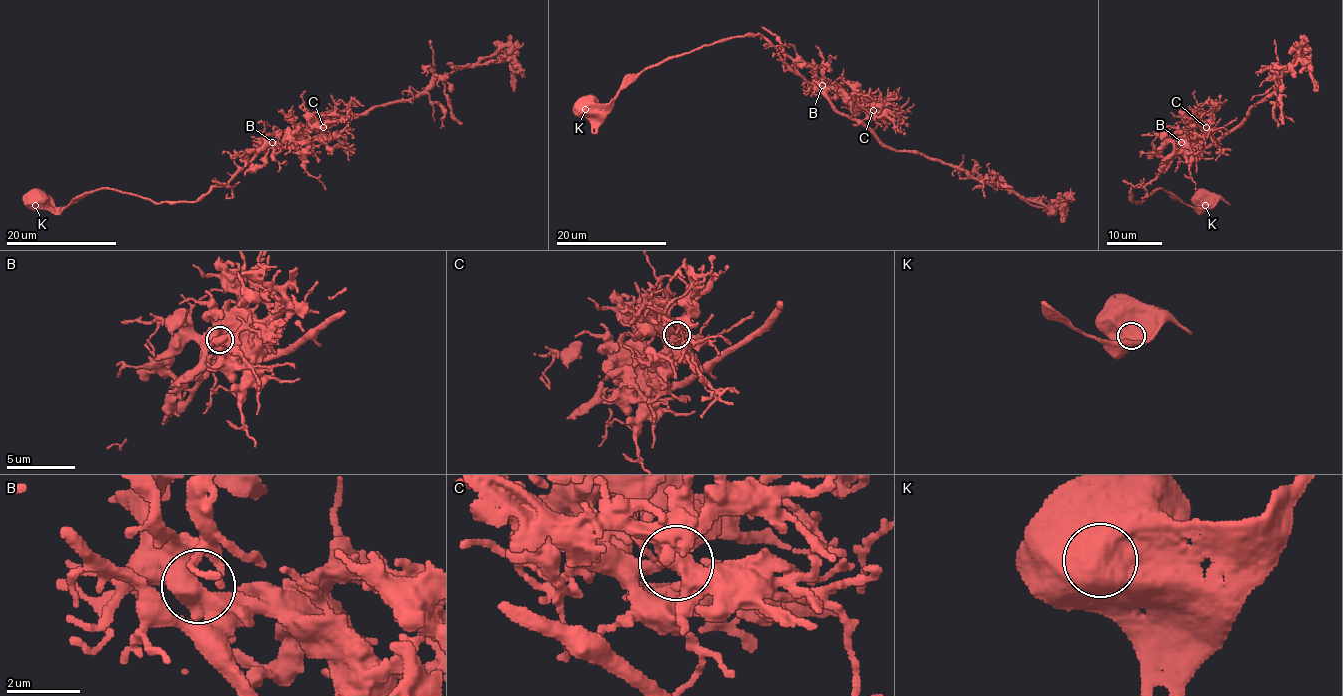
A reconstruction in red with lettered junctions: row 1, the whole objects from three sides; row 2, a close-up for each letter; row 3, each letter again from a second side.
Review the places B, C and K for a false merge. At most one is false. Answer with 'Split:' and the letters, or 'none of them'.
Split: none of them

